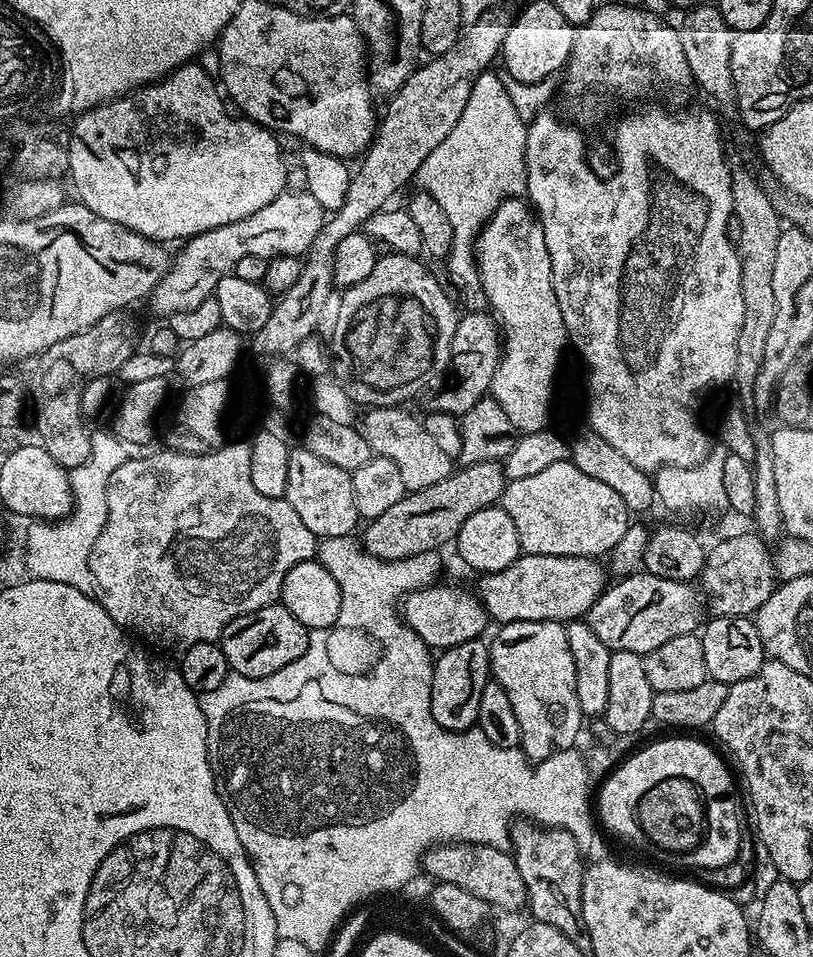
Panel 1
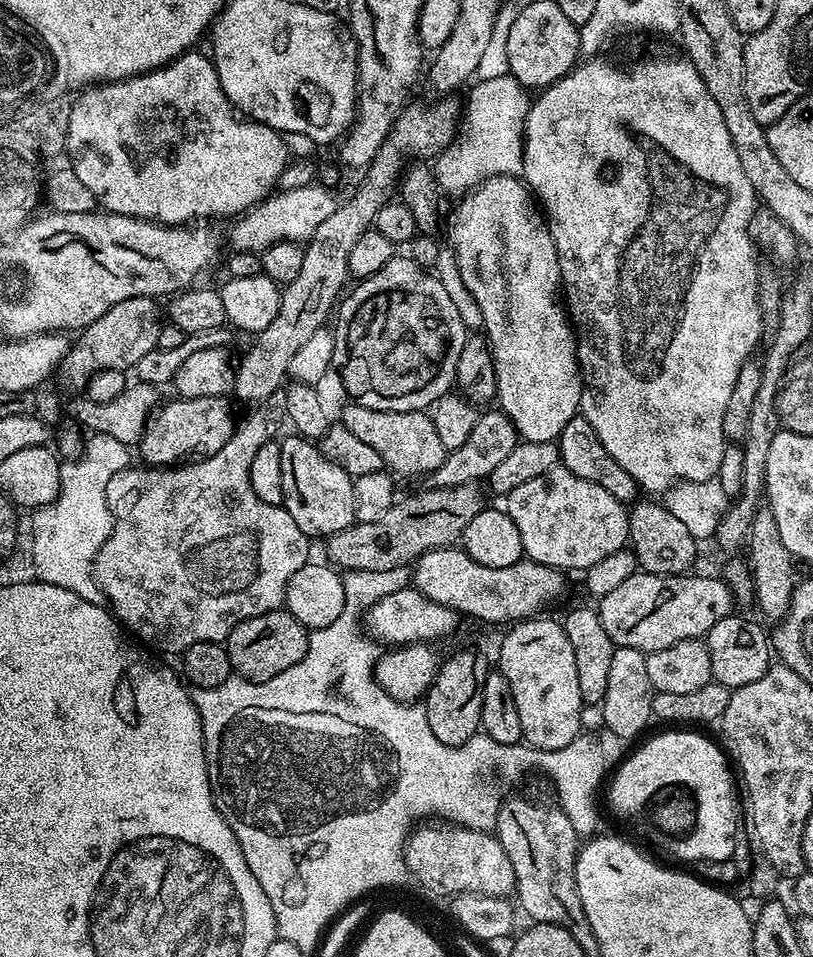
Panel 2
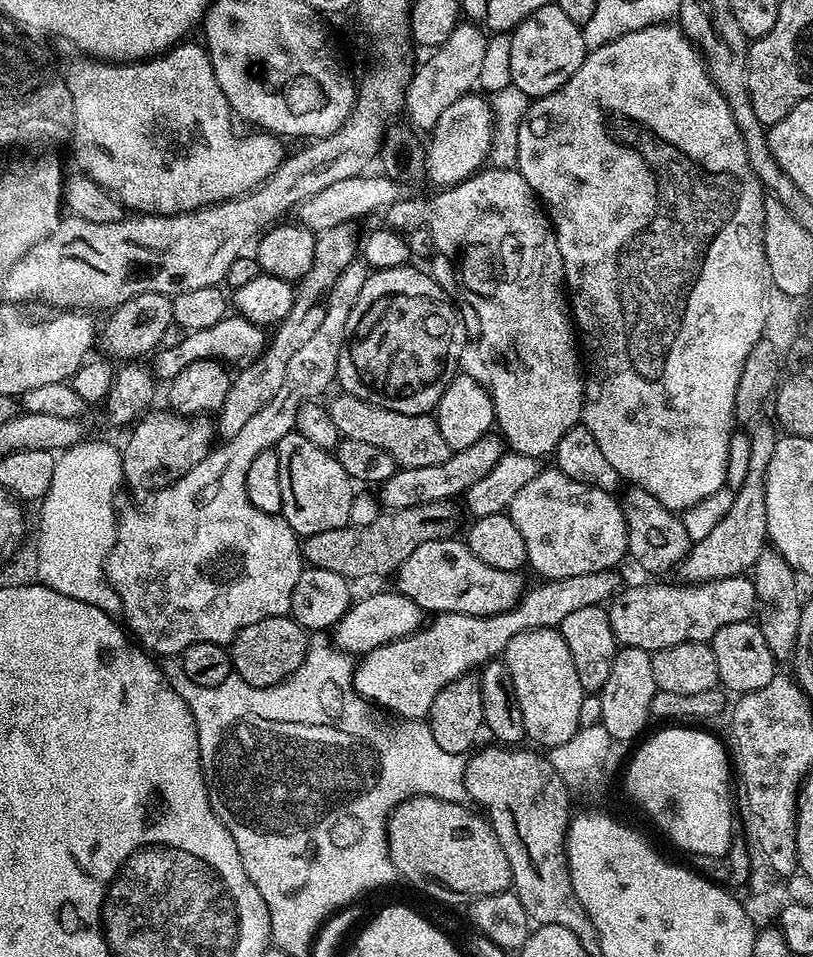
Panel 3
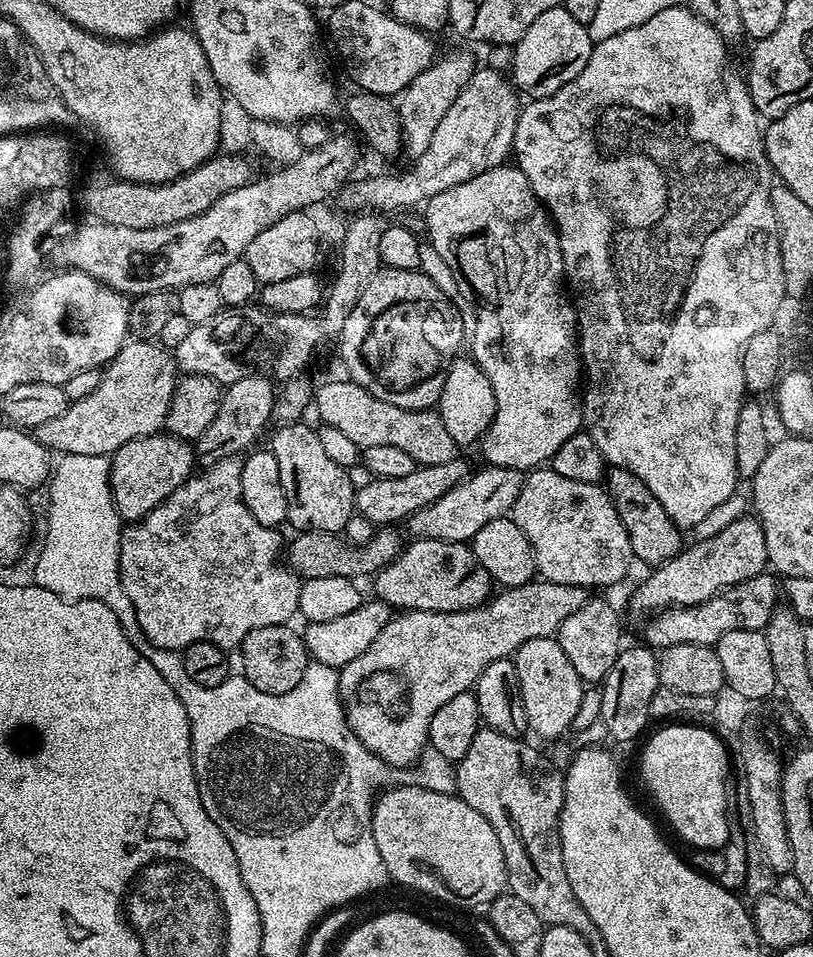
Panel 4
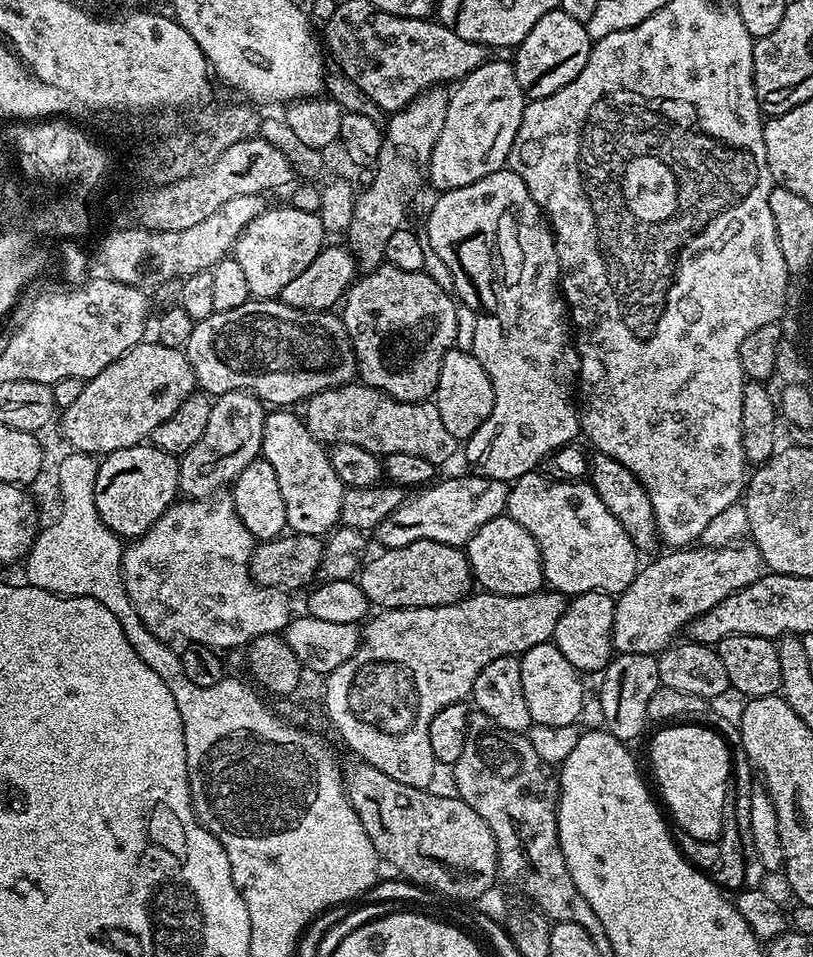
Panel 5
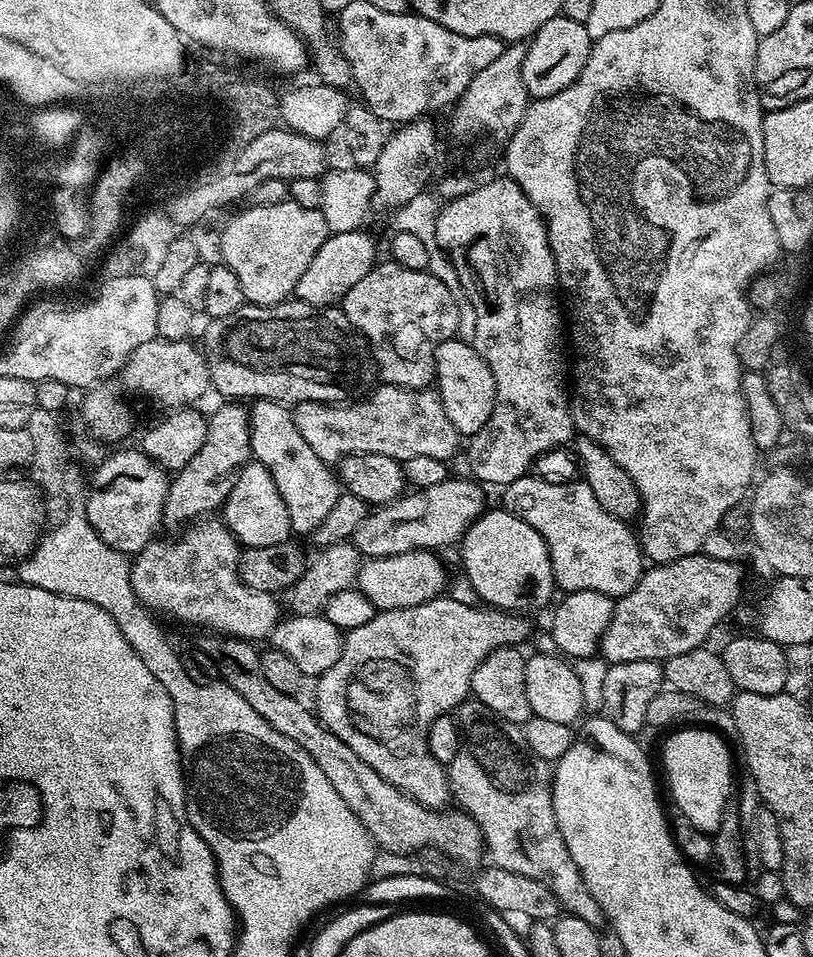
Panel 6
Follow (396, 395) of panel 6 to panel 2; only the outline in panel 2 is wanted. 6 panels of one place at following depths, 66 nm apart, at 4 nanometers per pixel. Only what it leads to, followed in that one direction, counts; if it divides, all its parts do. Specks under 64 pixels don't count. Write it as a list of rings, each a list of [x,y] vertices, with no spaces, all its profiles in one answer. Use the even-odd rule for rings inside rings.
[[[351,402],[345,405],[342,422],[346,430],[350,430],[357,438],[362,438],[362,442],[367,442],[373,450],[378,450],[378,454],[382,454],[384,459],[384,468],[391,470],[397,477],[427,478],[434,470],[438,470],[438,466],[442,466],[449,454],[450,450],[442,446],[442,438],[438,438],[438,430],[434,430],[434,422],[427,411],[366,410],[366,406]]]

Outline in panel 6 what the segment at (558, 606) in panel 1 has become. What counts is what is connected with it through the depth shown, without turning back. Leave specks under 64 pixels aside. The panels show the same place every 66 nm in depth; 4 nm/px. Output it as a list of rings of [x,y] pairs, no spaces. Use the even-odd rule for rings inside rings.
[[[418,548],[406,554],[365,559],[358,570],[355,587],[381,612],[425,604],[445,595],[450,584],[450,575],[436,556],[439,555],[435,551]]]

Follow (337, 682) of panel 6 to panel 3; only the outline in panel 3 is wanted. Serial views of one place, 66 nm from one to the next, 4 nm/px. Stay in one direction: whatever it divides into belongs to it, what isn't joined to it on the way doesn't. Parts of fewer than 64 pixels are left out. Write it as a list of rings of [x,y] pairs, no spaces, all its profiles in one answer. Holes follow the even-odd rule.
[[[605,570],[590,574],[574,574],[574,578],[544,580],[537,588],[529,587],[513,608],[493,616],[471,616],[453,612],[437,615],[429,619],[417,632],[411,632],[409,636],[403,636],[394,642],[378,646],[372,652],[363,653],[361,660],[364,661],[361,664],[359,661],[355,665],[352,678],[356,693],[363,696],[369,705],[393,712],[401,721],[424,720],[434,698],[438,698],[440,690],[450,686],[450,682],[454,682],[460,676],[467,676],[473,670],[487,664],[488,661],[497,659],[510,642],[510,638],[514,638],[519,632],[535,628],[559,629],[562,618],[567,618],[573,610],[579,610],[585,606],[607,605],[621,591],[622,583],[620,584],[618,573],[619,571],[616,570]]]

